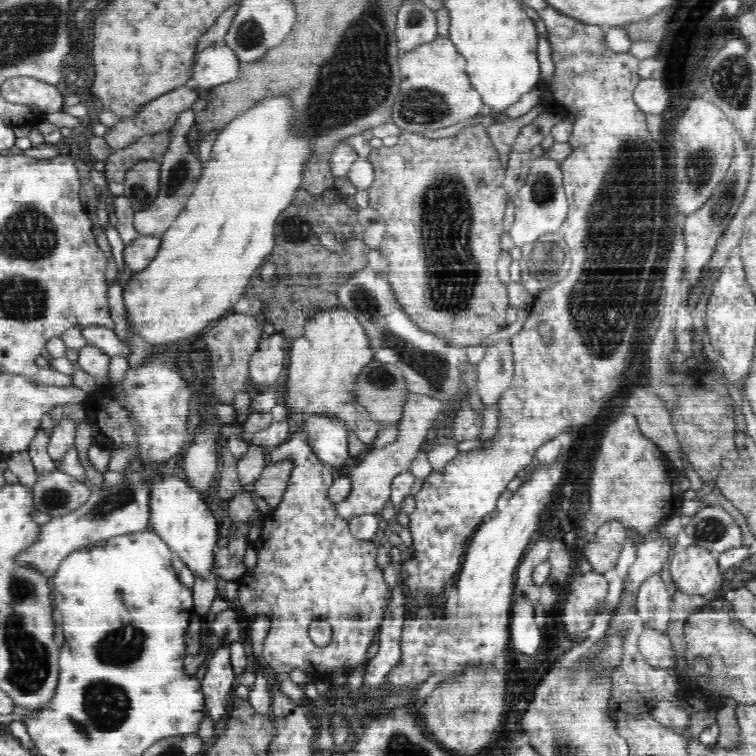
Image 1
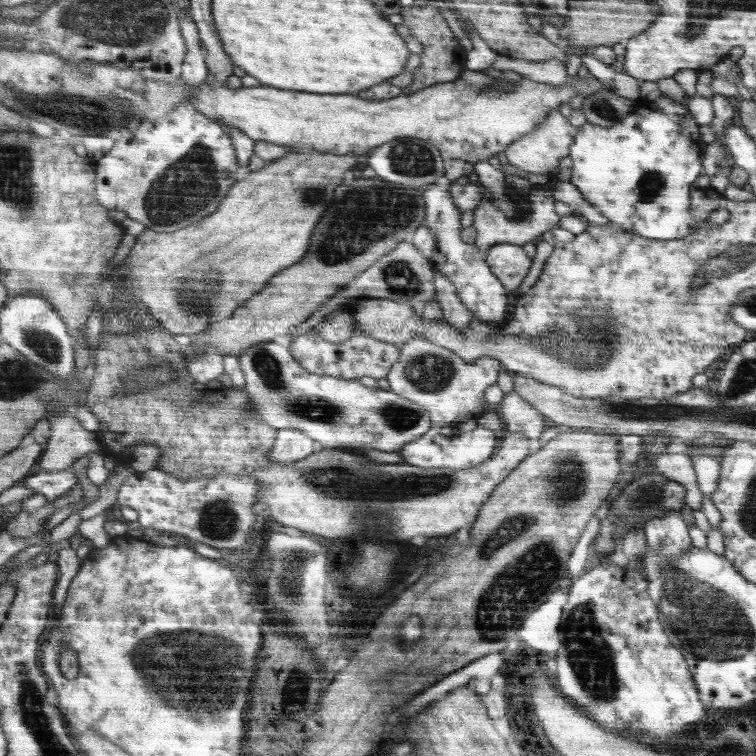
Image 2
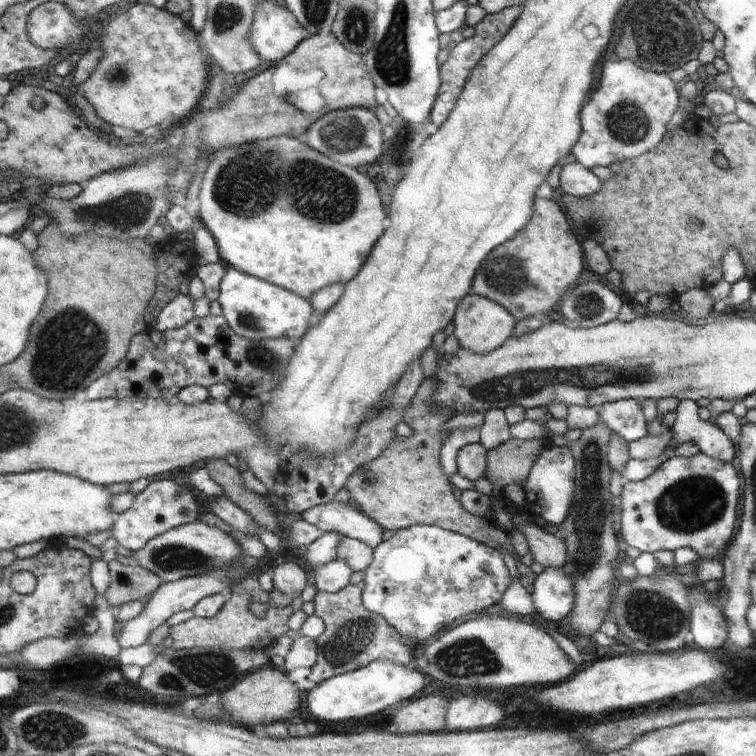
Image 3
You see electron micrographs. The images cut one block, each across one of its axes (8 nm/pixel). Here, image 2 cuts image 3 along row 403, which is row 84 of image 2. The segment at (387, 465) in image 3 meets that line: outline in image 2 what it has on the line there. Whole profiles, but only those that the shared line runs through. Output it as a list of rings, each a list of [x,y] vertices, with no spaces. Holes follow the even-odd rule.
[[[412,5],[401,12],[403,26],[409,30],[414,39],[422,43],[422,52],[419,55],[419,65],[413,70],[413,80],[402,88],[402,94],[407,95],[438,83],[449,83],[459,79],[466,70],[466,50],[448,27],[446,20],[438,6]]]

